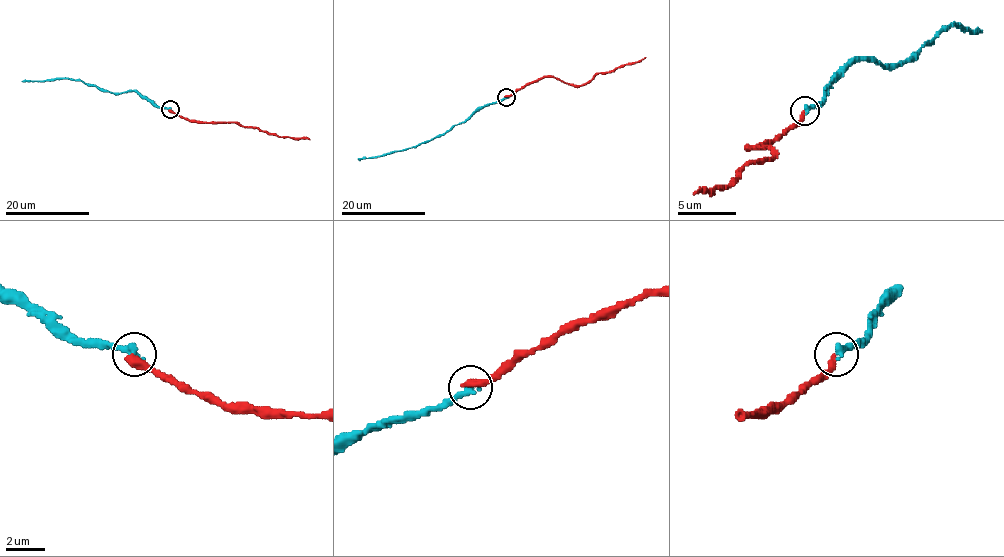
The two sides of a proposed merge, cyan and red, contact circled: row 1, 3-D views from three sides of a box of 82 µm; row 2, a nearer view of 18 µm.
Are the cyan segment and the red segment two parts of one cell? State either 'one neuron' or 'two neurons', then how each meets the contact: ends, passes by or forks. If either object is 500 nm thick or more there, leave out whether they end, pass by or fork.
one neuron; cyan ends; red ends

